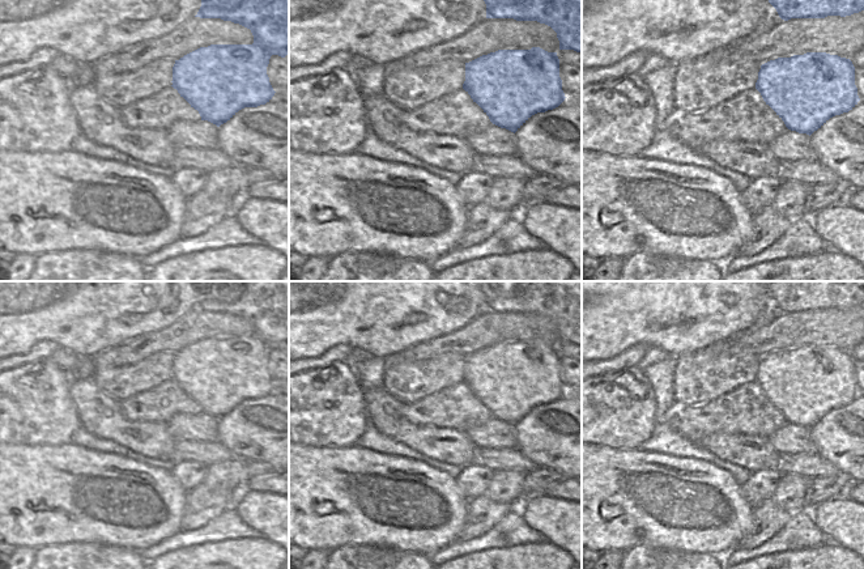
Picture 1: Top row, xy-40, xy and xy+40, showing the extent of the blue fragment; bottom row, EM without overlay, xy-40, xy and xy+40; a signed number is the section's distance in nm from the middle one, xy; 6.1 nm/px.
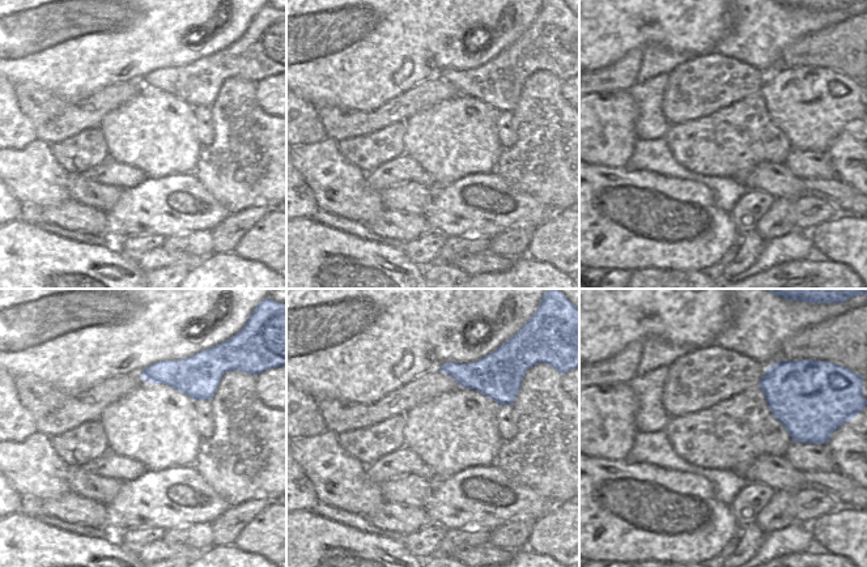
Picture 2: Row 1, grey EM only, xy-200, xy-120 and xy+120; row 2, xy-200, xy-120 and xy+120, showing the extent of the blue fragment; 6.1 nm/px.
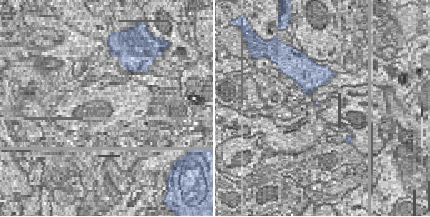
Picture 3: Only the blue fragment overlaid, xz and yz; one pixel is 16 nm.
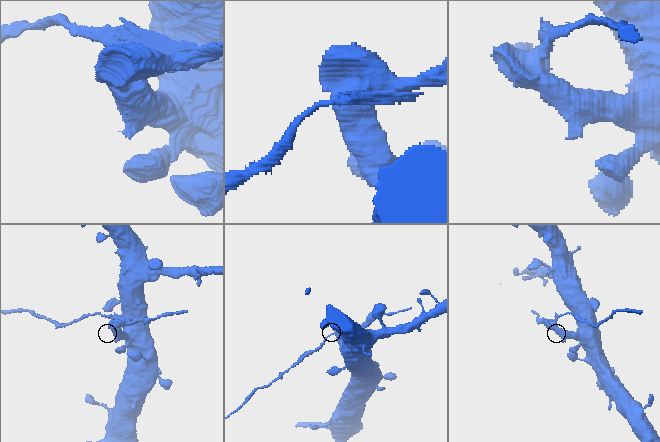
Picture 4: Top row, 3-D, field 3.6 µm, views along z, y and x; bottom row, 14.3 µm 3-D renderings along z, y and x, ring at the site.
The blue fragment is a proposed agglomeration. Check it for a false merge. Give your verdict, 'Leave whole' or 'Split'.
Split.

